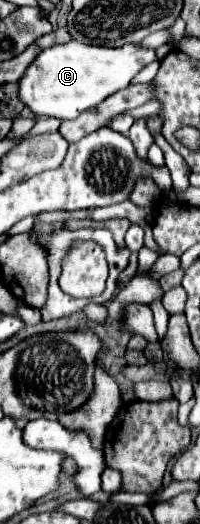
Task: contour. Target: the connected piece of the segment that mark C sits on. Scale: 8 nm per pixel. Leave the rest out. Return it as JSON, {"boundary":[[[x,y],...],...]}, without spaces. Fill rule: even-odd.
{"boundary":[[[72,39],[64,45],[42,49],[36,55],[34,63],[30,63],[24,77],[18,83],[18,99],[26,107],[30,107],[32,113],[38,117],[76,119],[82,111],[96,107],[108,95],[128,87],[132,77],[156,59],[158,57],[154,49],[142,49],[136,45],[108,49],[84,45]]]}

